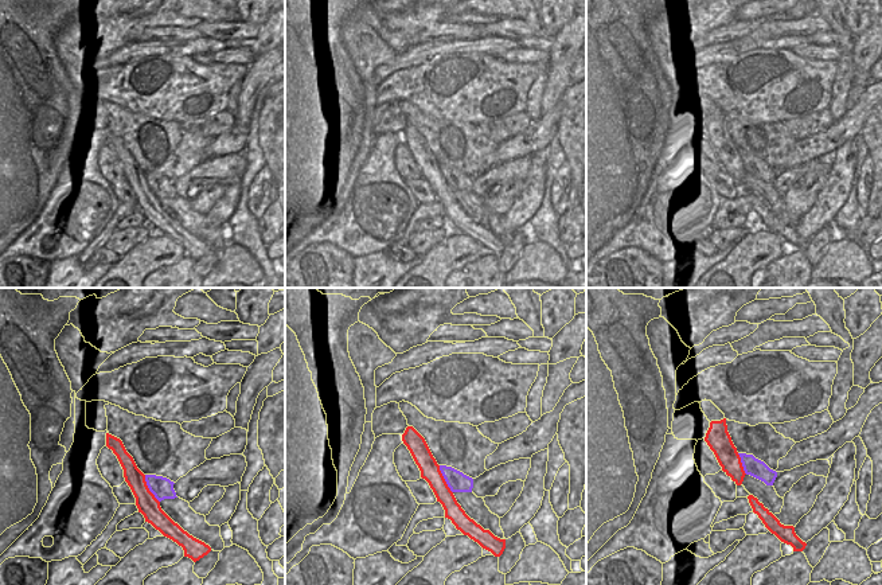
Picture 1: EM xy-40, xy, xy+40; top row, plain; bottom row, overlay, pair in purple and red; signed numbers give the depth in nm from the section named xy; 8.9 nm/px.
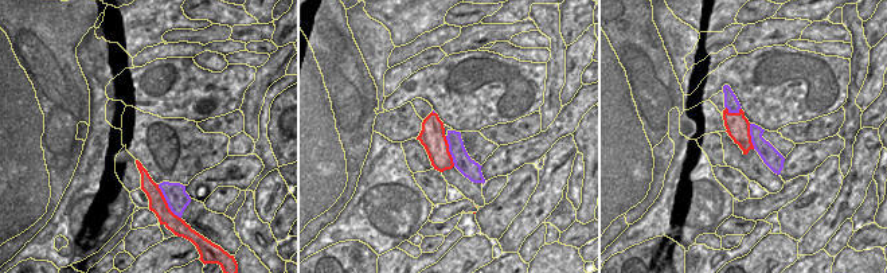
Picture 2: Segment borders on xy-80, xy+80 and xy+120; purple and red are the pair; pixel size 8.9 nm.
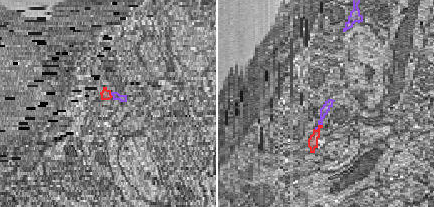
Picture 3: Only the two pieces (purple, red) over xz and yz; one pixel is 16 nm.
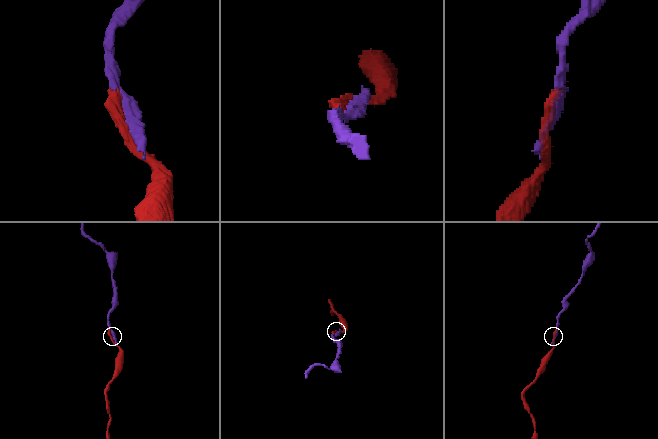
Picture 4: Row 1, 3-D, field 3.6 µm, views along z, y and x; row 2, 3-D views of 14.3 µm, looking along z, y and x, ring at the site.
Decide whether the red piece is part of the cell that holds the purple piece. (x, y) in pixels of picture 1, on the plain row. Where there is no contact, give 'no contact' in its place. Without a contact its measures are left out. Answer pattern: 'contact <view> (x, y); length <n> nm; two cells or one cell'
contact xy-40 (148, 186); length 280 nm; one cell

